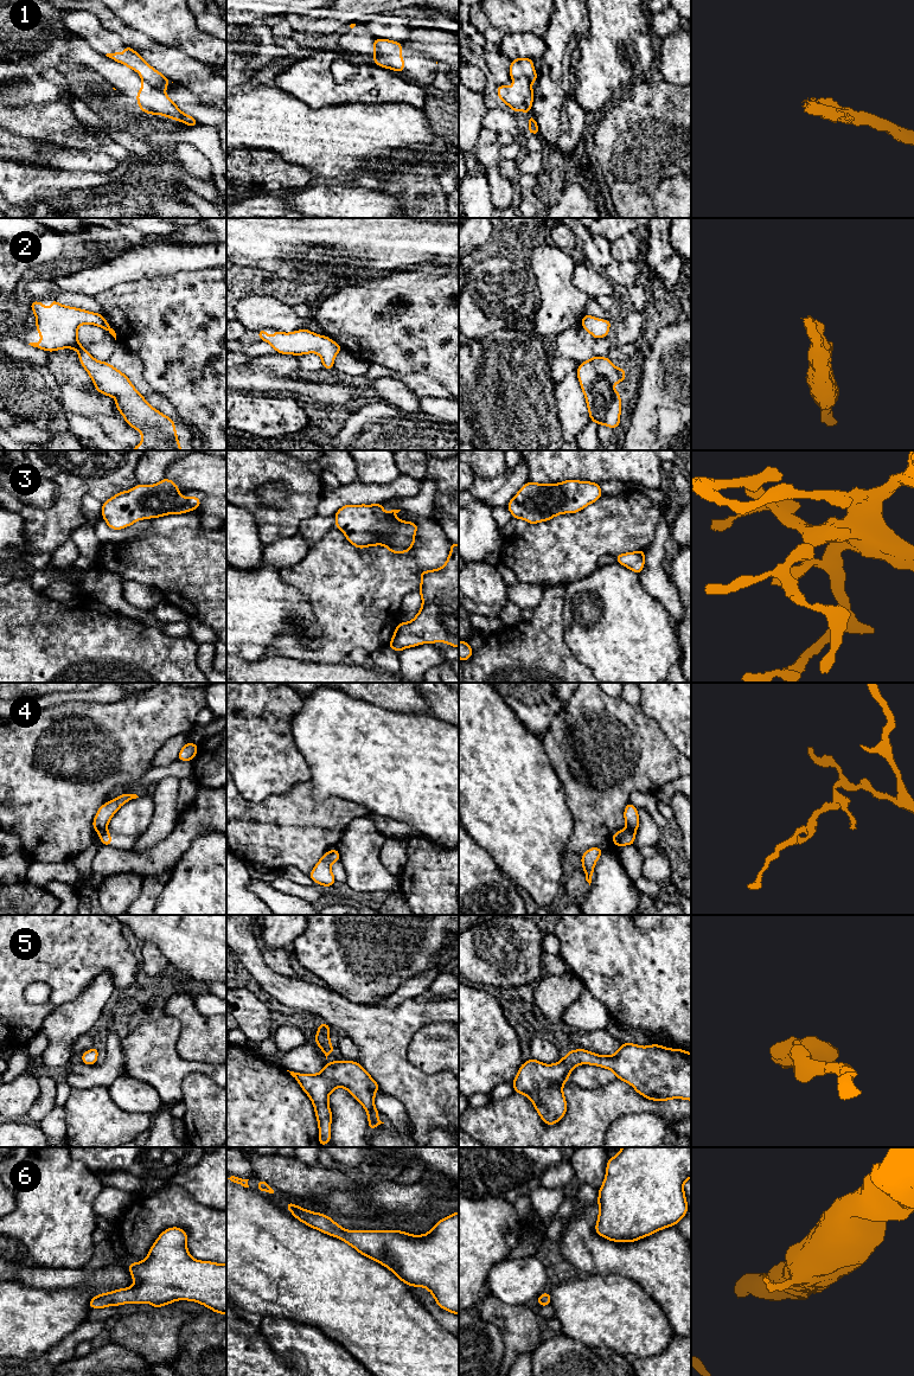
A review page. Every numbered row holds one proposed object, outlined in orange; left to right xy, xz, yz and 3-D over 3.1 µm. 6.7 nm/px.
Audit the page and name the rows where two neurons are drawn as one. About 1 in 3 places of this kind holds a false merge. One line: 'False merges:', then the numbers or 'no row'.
False merges: 1, 4

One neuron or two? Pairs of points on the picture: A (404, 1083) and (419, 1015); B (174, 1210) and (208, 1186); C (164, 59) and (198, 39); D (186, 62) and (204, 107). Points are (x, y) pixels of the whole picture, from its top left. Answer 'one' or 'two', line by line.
A: one
B: two
C: two
D: two

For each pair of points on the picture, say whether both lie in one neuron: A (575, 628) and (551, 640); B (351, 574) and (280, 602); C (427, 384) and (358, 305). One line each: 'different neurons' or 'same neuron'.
A: different neurons
B: different neurons
C: different neurons

